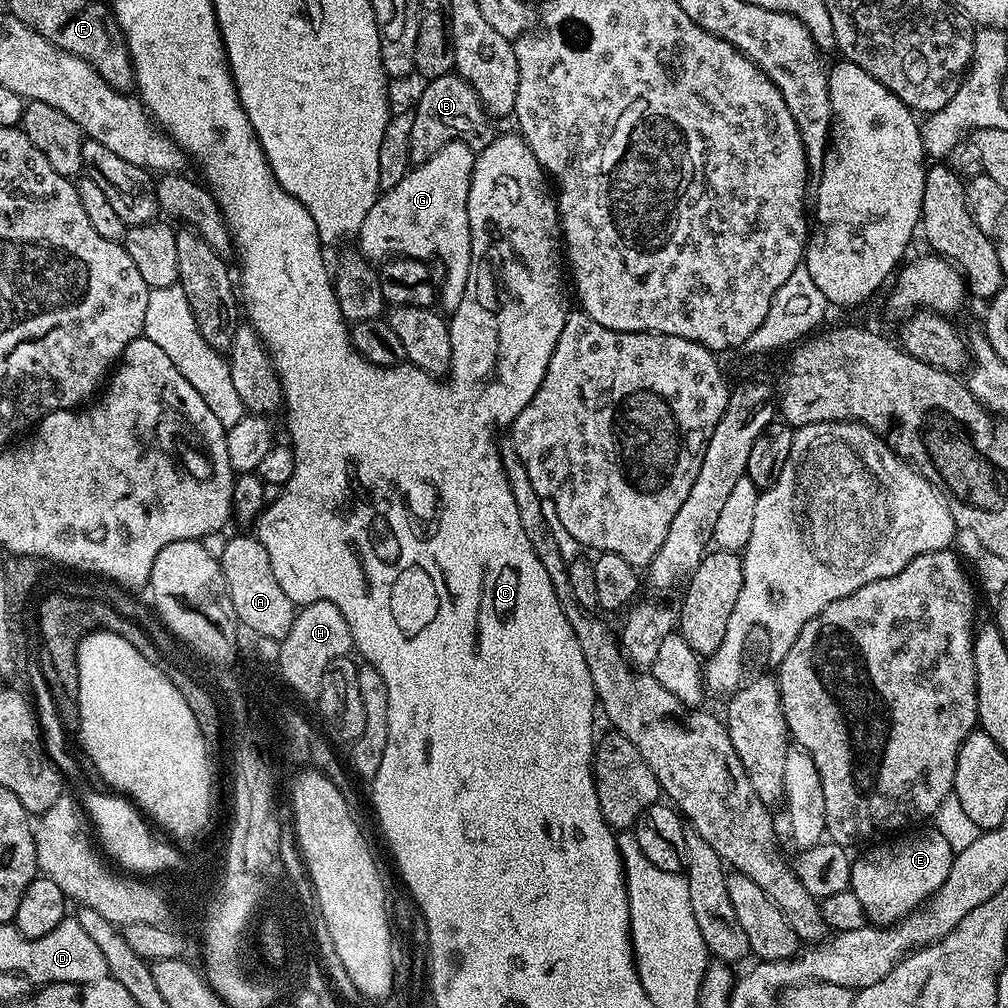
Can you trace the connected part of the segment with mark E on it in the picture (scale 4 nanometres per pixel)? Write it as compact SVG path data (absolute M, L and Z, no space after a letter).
M935 827L913 836L900 836L885 844L876 844L869 852L852 861L850 890L862 902L865 917L873 925L891 926L916 911L937 892L950 874L953 850Z

